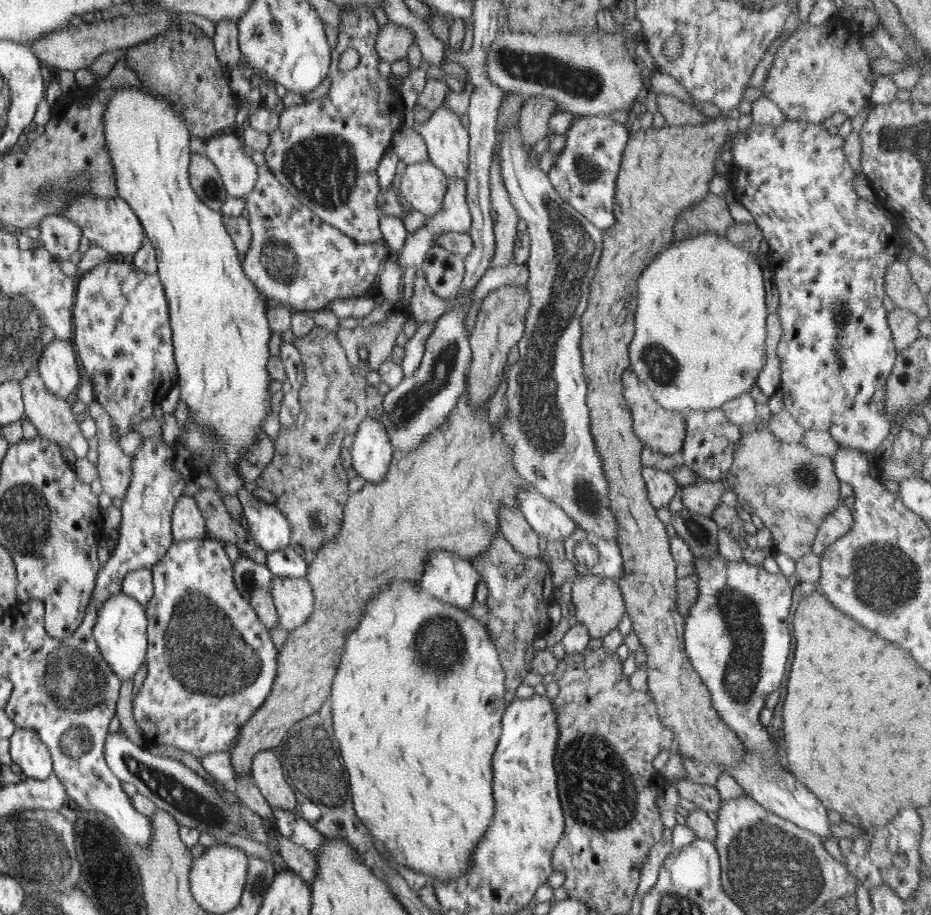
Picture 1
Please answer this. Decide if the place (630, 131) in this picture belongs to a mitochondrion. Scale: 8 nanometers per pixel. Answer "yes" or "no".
no

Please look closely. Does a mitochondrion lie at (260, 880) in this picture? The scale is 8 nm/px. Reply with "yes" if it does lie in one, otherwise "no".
yes

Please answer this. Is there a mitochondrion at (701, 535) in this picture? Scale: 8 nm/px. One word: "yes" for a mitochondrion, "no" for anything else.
yes

